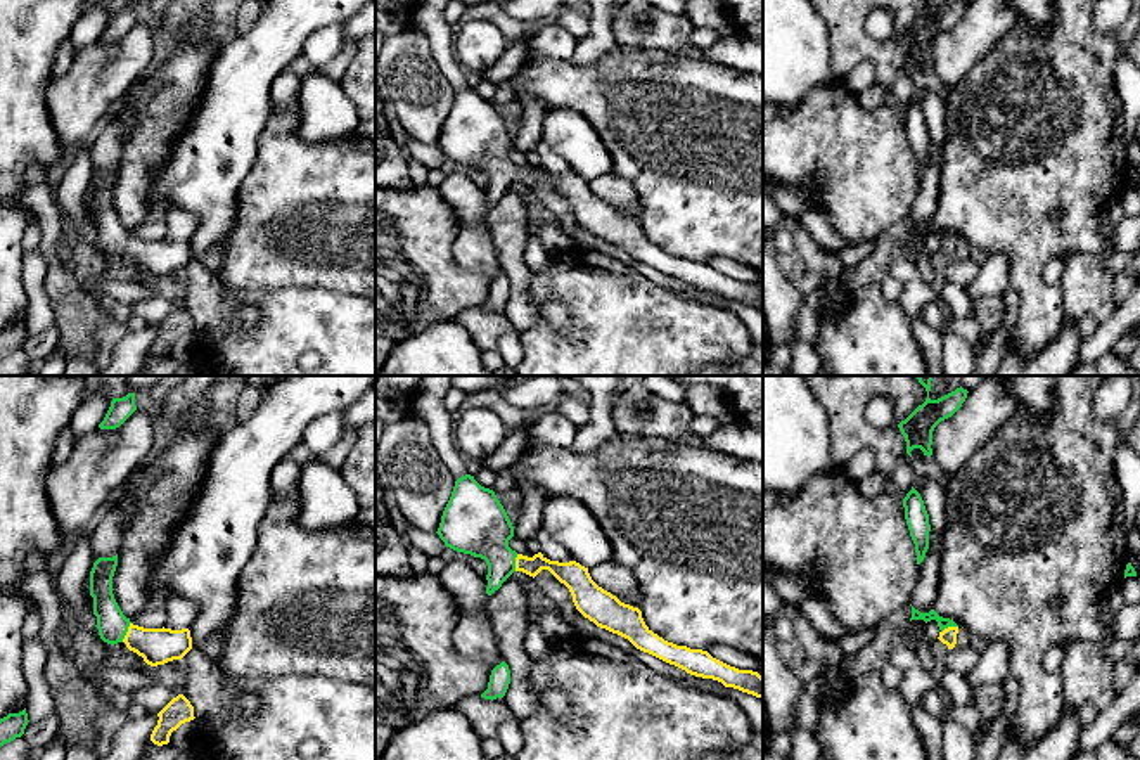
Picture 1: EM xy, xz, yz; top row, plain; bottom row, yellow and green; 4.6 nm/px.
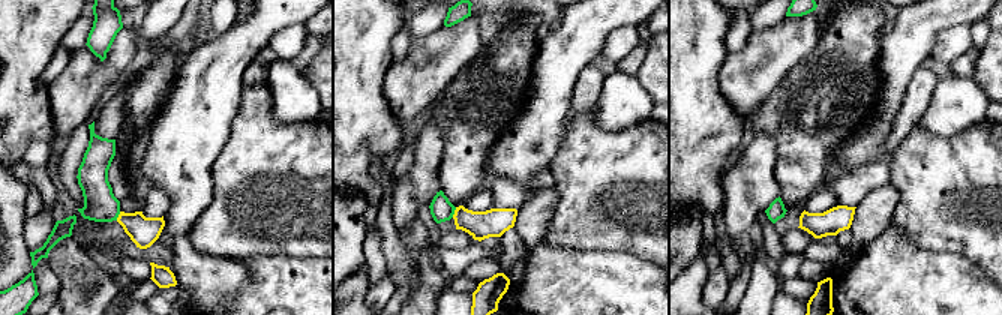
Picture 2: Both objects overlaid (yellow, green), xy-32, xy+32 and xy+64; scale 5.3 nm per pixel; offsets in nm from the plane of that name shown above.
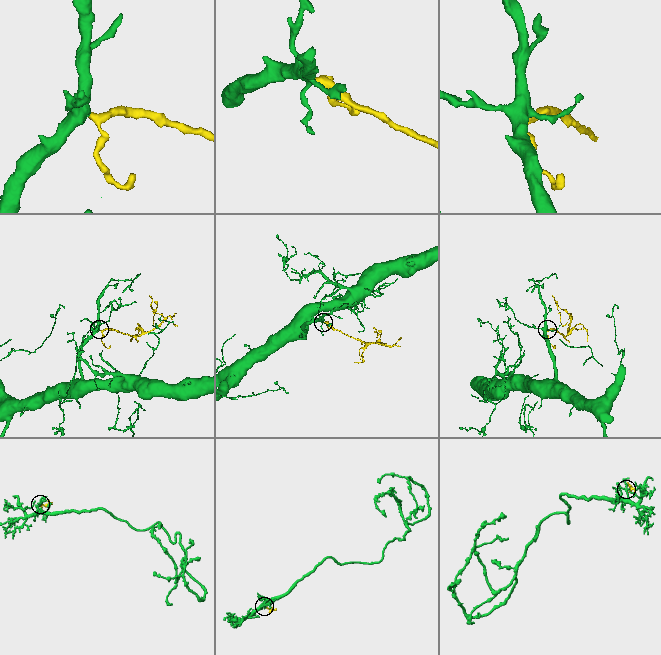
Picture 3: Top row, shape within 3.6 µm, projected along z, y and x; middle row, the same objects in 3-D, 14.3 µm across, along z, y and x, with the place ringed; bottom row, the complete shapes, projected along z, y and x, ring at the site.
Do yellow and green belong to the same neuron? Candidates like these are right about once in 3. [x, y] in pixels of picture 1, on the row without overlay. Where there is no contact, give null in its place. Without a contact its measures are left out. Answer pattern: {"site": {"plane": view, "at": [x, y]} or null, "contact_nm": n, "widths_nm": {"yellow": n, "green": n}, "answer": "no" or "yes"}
{"site": {"plane": "xy", "at": [127, 244]}, "contact_nm": 100, "widths_nm": {"yellow": 170, "green": 140}, "answer": "yes"}

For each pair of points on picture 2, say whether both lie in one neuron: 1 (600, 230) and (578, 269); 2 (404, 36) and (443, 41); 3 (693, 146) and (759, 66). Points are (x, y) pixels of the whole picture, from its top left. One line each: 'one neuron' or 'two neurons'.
1: two neurons
2: two neurons
3: two neurons

